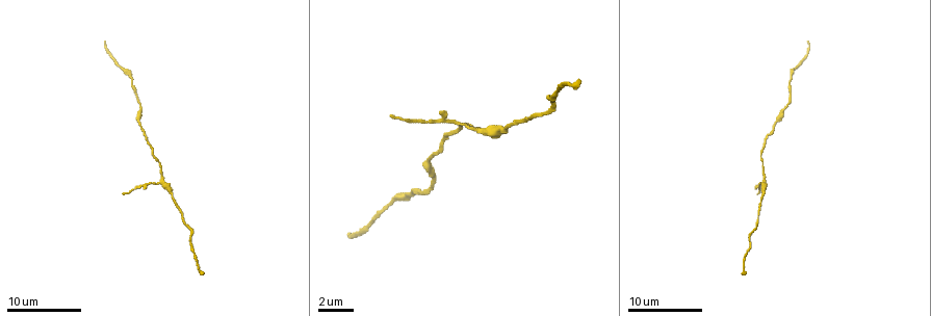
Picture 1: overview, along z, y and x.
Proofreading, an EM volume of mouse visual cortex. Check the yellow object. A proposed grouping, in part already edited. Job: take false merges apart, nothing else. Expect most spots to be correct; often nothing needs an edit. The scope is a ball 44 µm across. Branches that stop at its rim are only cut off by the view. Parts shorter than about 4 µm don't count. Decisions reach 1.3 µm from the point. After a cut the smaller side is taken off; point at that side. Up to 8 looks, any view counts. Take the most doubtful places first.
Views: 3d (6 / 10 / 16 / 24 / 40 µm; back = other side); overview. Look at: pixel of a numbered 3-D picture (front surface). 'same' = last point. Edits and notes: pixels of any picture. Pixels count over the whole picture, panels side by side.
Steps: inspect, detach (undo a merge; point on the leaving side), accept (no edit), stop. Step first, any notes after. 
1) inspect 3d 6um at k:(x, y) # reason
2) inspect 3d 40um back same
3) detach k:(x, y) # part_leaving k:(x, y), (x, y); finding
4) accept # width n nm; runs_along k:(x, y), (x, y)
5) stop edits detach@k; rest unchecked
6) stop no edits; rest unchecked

inspect 3d 16um at 1:(160, 182) # three-way junction

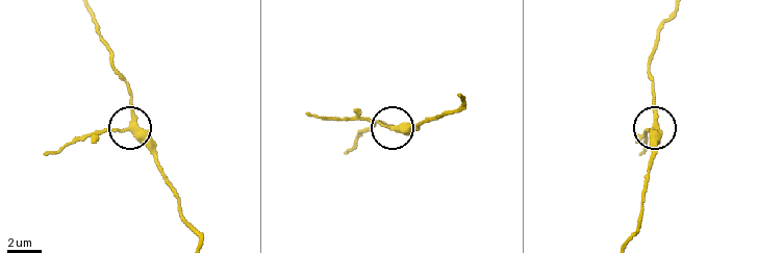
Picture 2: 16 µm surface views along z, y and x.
accept # runs_along 2:(114, 68), (130, 100), (130, 125), (126, 129), (85, 133); one neuron here

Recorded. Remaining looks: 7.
inspect 3d 16um at 1:(142, 108)

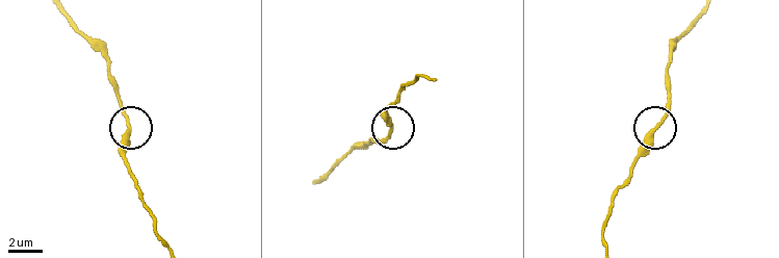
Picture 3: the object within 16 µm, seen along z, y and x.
accept # width 300 nm; runs_along 3:(601, 231), (617, 190), (663, 115), (669, 96); one neuron here

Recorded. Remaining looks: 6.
inspect 3d 10um at 1:(757, 214) # narrows sharply

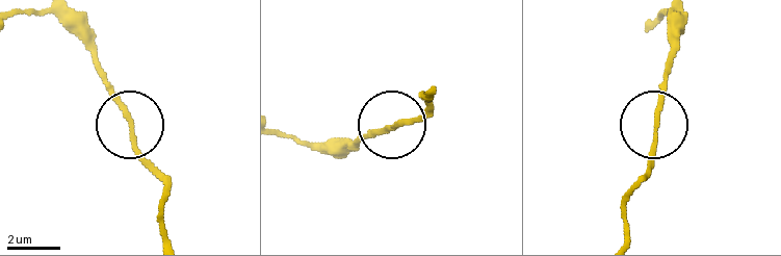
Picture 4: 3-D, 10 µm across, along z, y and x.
accept # width 170 nm; continuous, no second neuron

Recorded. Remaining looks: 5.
stop no edits; rest unchecked

